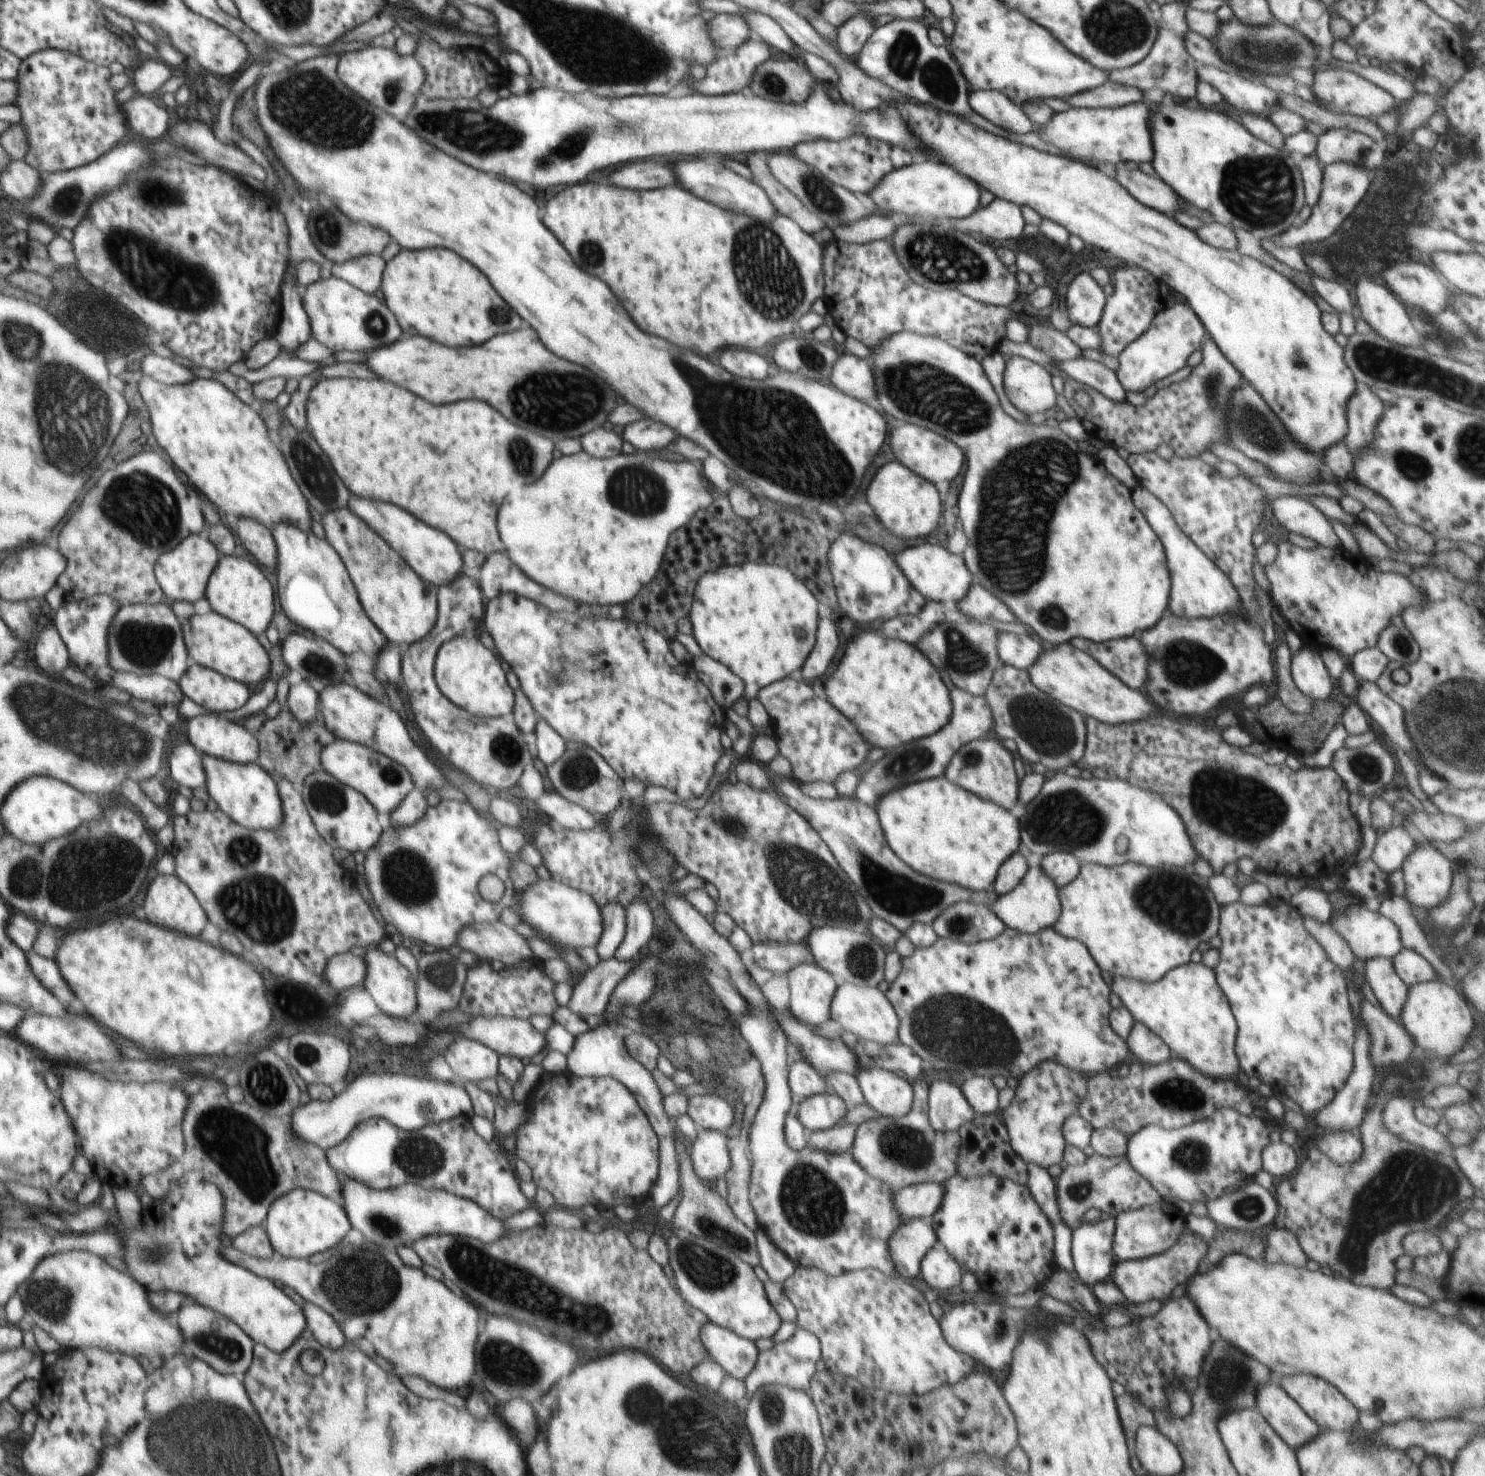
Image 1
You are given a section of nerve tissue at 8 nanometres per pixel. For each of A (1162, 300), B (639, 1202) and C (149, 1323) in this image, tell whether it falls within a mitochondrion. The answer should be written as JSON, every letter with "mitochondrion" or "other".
{"A":"other","B":"other","C":"other"}

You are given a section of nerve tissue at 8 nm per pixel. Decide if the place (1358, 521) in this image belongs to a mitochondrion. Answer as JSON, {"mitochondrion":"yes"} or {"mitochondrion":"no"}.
{"mitochondrion":"no"}

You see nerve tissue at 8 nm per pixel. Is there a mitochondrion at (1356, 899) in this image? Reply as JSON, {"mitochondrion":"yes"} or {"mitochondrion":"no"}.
{"mitochondrion":"no"}

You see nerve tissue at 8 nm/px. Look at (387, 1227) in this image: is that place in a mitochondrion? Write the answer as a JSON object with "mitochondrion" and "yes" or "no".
{"mitochondrion":"yes"}

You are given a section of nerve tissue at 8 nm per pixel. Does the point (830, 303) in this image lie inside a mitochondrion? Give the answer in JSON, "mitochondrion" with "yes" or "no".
{"mitochondrion":"no"}

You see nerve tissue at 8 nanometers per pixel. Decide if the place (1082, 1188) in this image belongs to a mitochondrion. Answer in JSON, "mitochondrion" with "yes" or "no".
{"mitochondrion":"yes"}

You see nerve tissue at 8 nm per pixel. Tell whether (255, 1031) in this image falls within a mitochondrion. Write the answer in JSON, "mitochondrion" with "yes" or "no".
{"mitochondrion":"no"}

